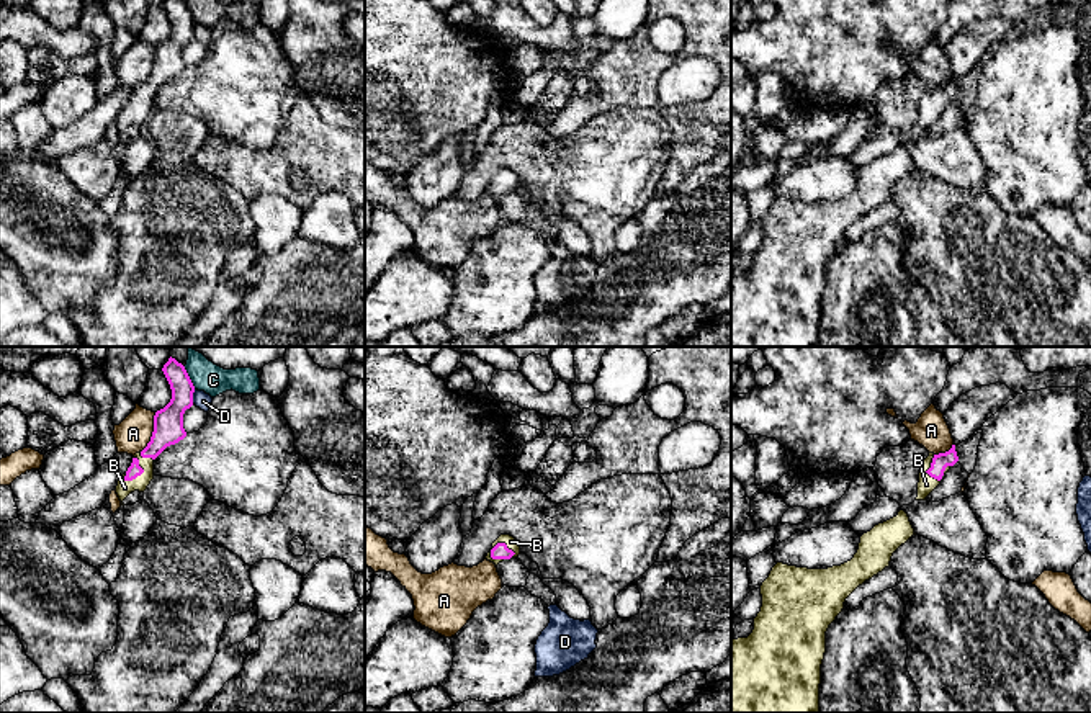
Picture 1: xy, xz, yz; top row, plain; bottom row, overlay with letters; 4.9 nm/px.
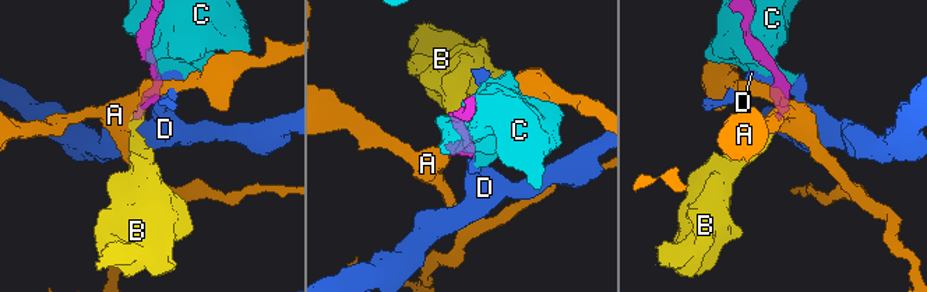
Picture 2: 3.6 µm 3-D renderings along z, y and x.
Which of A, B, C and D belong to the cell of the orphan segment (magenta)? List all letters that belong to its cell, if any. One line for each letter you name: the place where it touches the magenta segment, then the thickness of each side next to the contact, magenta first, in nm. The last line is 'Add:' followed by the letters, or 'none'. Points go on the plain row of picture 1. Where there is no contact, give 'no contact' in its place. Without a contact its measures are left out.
B: xz (499, 177) | 80/60 nm
Add: B

